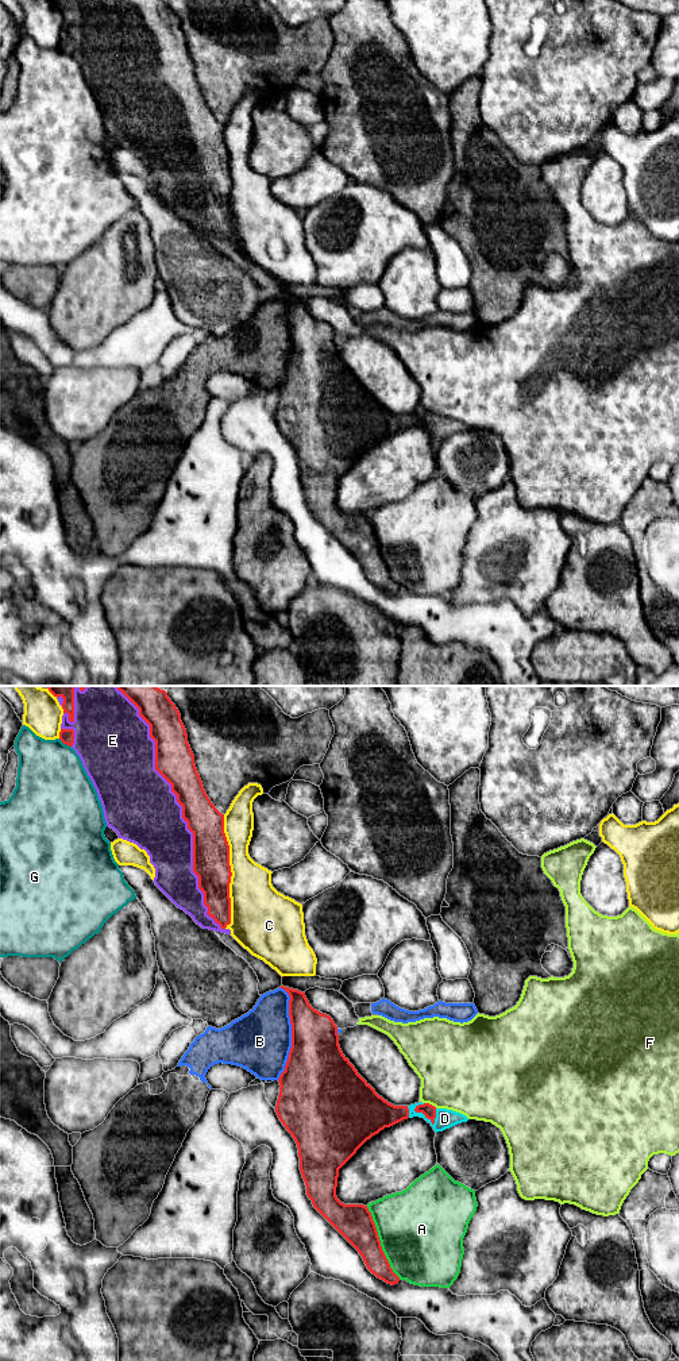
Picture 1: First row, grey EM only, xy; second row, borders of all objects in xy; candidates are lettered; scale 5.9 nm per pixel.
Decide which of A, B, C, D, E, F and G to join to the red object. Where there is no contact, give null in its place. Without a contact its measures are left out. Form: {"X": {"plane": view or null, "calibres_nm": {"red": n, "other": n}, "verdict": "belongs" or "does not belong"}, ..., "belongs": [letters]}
{"A": {"plane": "xy", "calibres_nm": {"red": 220, "other": 500}, "verdict": "does not belong"}, "B": {"plane": "xy", "calibres_nm": {"red": 360, "other": 380}, "verdict": "does not belong"}, "C": {"plane": "xy", "calibres_nm": {"red": 220, "other": 300}, "verdict": "does not belong"}, "D": {"plane": "xy", "calibres_nm": {"red": 80, "other": 110}, "verdict": "belongs"}, "E": {"plane": "xy", "calibres_nm": {"red": 200, "other": 420}, "verdict": "belongs"}, "F": {"plane": "xy", "calibres_nm": {"red": 80, "other": 460}, "verdict": "does not belong"}, "G": {"plane": "xy", "calibres_nm": {"red": 90, "other": 420}, "verdict": "does not belong"}, "belongs": ["D", "E"]}

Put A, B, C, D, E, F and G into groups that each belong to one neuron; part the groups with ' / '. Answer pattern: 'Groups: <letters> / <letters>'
Groups: A / B / C / D E / F / G

